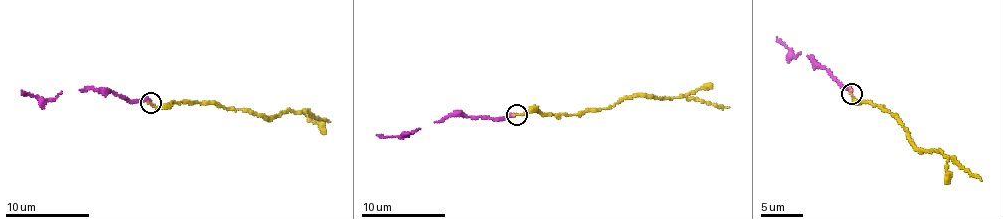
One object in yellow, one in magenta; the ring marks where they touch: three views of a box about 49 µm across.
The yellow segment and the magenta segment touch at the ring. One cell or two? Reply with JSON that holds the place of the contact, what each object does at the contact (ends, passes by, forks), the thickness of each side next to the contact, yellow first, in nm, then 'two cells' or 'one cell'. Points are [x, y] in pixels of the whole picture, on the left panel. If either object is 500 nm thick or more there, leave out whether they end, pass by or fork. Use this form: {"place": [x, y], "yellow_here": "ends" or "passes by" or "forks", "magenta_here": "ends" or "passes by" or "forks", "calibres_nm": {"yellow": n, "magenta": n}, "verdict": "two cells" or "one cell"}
{"place": [150, 102], "yellow_here": "ends", "magenta_here": "ends", "calibres_nm": {"yellow": 240, "magenta": 220}, "verdict": "one cell"}

